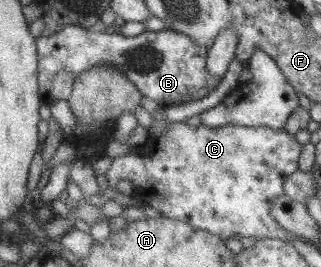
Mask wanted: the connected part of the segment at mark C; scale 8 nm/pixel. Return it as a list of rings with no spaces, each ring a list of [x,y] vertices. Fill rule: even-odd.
[[[174,122],[159,134],[149,132],[145,144],[140,148],[113,157],[104,176],[107,185],[115,189],[119,180],[135,183],[134,196],[140,203],[146,201],[148,206],[159,211],[161,216],[184,221],[195,229],[212,233],[222,240],[241,235],[254,237],[255,240],[275,238],[286,241],[289,239],[289,232],[271,218],[269,205],[275,197],[284,195],[283,181],[297,170],[301,146],[294,135],[283,130],[241,125],[189,127],[187,123]]]

